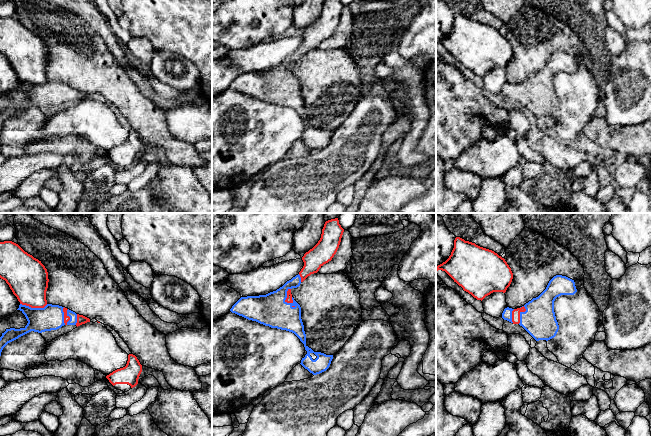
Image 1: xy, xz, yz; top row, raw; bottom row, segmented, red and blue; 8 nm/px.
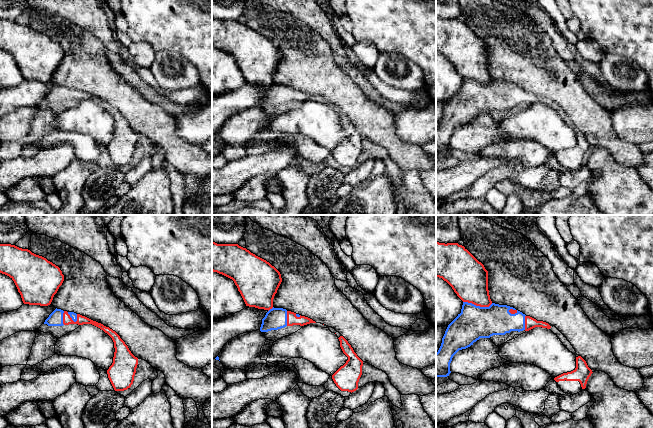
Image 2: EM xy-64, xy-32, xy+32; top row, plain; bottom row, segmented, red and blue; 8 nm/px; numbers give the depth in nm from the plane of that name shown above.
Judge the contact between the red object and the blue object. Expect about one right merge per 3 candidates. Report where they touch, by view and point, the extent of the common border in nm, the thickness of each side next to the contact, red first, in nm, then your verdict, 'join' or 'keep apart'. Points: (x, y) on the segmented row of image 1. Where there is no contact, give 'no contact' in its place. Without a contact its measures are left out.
xy (64, 316) | 150 nm | 50/200 nm | join

